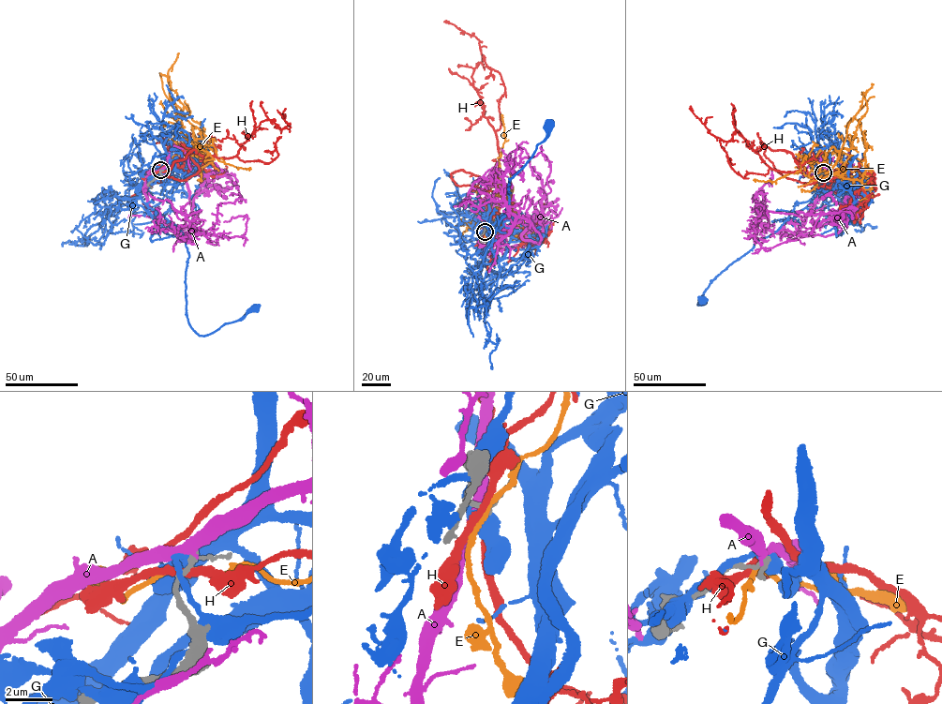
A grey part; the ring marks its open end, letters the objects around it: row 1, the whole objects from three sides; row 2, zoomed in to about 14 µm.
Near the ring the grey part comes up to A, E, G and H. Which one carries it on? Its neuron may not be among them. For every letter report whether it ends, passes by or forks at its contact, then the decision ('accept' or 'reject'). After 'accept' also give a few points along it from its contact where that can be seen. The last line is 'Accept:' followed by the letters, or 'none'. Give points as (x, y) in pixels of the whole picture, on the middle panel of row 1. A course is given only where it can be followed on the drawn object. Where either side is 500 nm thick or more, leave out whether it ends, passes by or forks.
A: it passes by; reject
E: it passes by; reject
G: it passes by; reject
H: it passes by; reject
Accept: none

